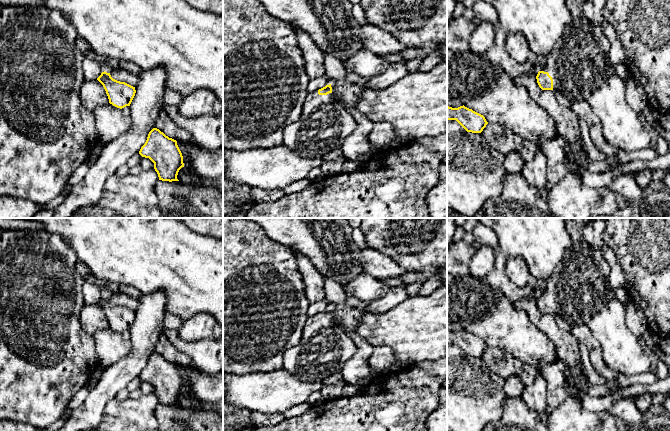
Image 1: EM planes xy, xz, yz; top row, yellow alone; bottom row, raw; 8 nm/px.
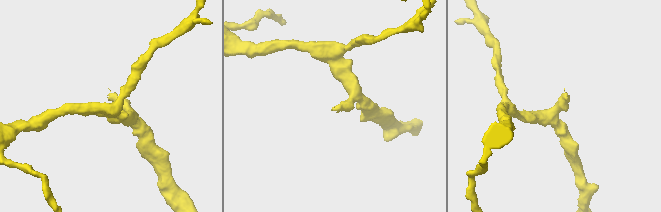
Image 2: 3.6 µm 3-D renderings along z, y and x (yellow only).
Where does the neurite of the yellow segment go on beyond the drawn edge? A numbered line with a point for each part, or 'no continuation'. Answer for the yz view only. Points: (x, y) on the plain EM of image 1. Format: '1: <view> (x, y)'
1: yz (578, 289)

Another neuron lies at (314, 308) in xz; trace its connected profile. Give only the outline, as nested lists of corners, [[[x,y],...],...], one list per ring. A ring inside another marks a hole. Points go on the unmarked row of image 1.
[[[326,300],[312,302],[308,306],[307,316],[311,317],[311,316],[317,315],[329,308],[330,308],[330,305]]]

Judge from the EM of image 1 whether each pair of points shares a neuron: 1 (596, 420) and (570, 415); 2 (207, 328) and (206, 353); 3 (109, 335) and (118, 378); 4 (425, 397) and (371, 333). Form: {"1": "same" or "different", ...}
{"1": "same", "2": "different", "3": "different", "4": "different"}

